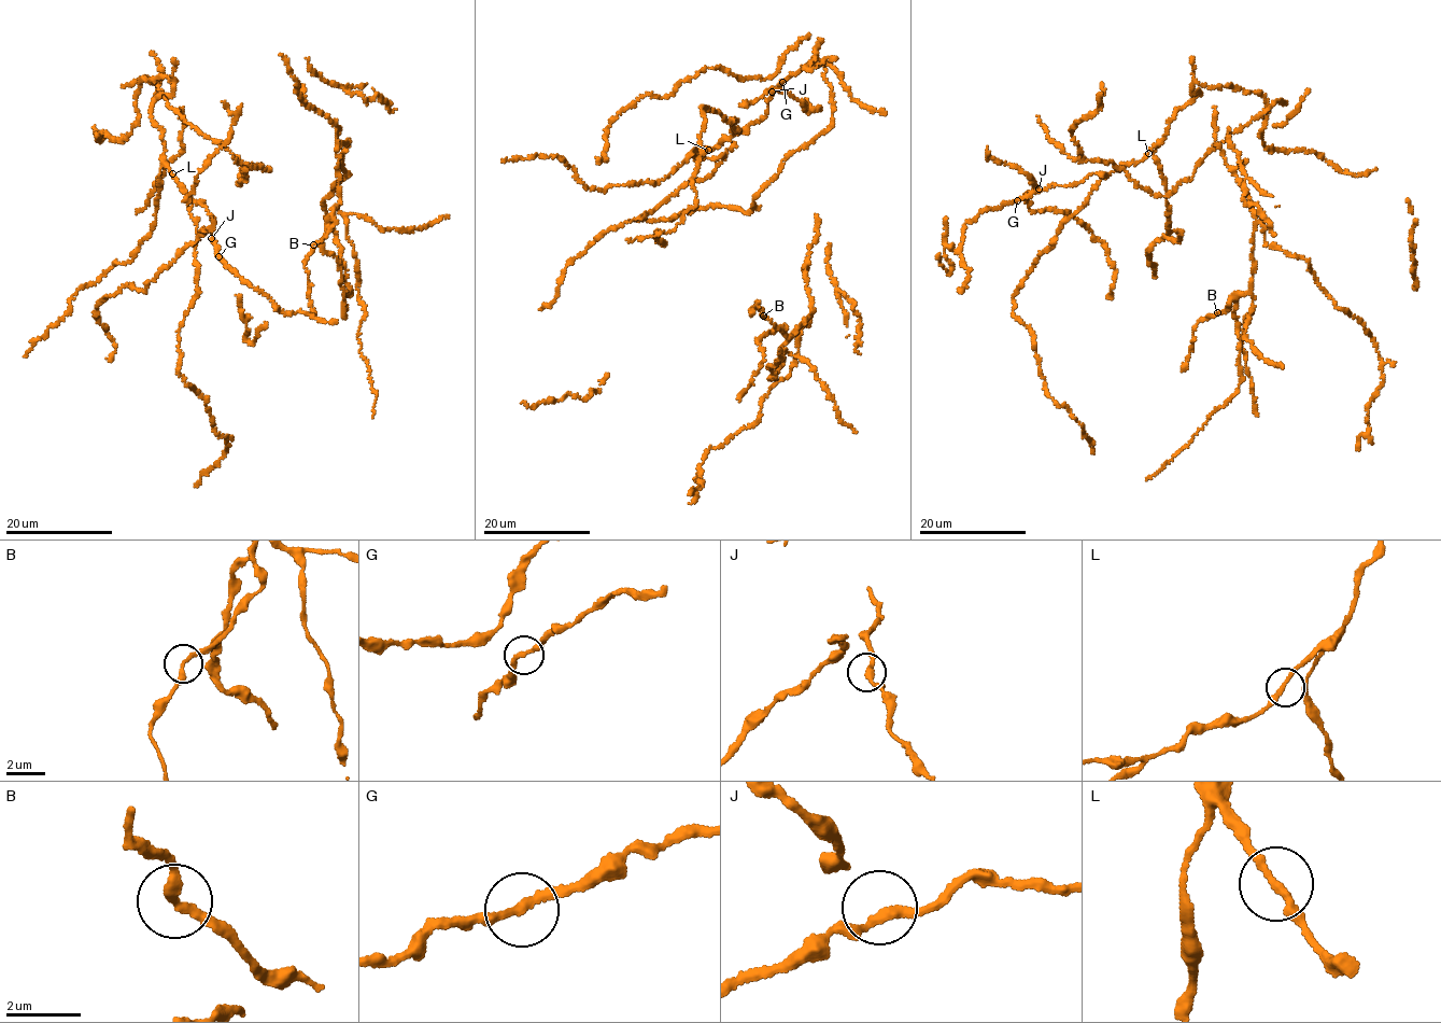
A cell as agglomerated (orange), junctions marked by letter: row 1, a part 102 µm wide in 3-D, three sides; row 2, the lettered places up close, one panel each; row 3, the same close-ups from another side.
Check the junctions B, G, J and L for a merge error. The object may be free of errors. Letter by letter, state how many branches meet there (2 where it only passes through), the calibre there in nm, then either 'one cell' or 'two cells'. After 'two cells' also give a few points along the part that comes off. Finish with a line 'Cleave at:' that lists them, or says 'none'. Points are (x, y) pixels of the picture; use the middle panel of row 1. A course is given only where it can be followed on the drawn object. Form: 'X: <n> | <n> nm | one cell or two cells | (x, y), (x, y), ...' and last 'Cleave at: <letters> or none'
B: 2 | 240 nm | one cell
G: 2 | 200 nm | one cell
J: 2 | 260 nm | one cell
L: 2 | 220 nm | one cell
Cleave at: none

